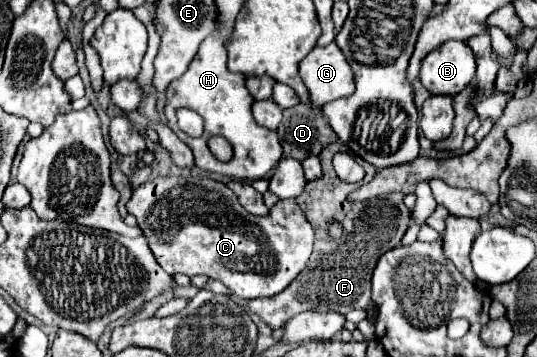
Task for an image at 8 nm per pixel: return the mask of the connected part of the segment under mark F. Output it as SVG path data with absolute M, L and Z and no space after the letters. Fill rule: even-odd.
M334 142L332 146L326 146L322 150L320 160L322 168L326 174L318 182L308 182L306 190L298 196L298 204L302 204L302 210L306 218L310 218L310 224L316 230L316 244L314 252L306 264L306 268L294 278L294 282L282 290L276 296L270 298L256 298L250 300L250 312L258 314L270 328L282 328L290 318L304 310L320 310L320 312L338 312L338 314L348 314L350 310L362 308L366 310L372 296L370 296L370 280L372 280L372 270L378 262L378 258L396 248L406 232L406 228L412 222L410 210L404 206L404 196L402 194L390 194L382 200L370 200L370 202L346 202L346 196L360 188L364 182L370 182L376 174L376 168L364 160L360 164L364 166L366 176L358 184L346 184L342 182L334 168L332 168L332 156L336 152L348 150L342 142ZM332 222L342 224L344 236L340 240L332 240L328 234L328 226Z

